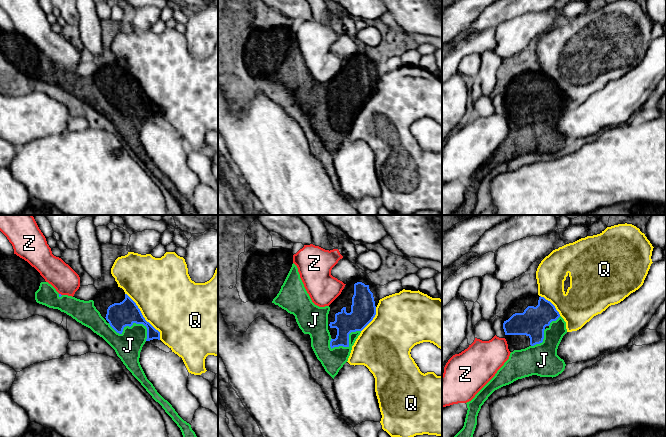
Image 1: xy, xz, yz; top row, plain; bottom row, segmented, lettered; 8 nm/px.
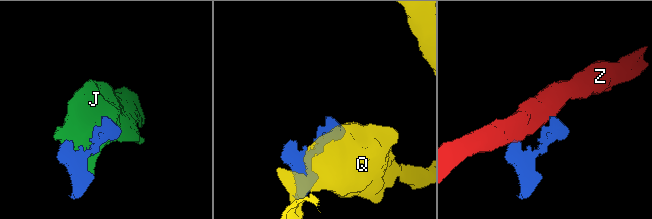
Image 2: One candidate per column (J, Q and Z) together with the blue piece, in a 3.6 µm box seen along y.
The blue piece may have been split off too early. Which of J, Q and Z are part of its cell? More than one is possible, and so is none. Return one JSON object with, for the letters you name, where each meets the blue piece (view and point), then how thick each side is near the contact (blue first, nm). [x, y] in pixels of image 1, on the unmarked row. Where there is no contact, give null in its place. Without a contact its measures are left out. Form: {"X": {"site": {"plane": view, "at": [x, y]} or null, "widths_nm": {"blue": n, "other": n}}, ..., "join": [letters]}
{"J": {"site": {"plane": "xy", "at": [132, 100]}, "widths_nm": {"blue": 200, "other": 220}}, "join": ["J"]}

